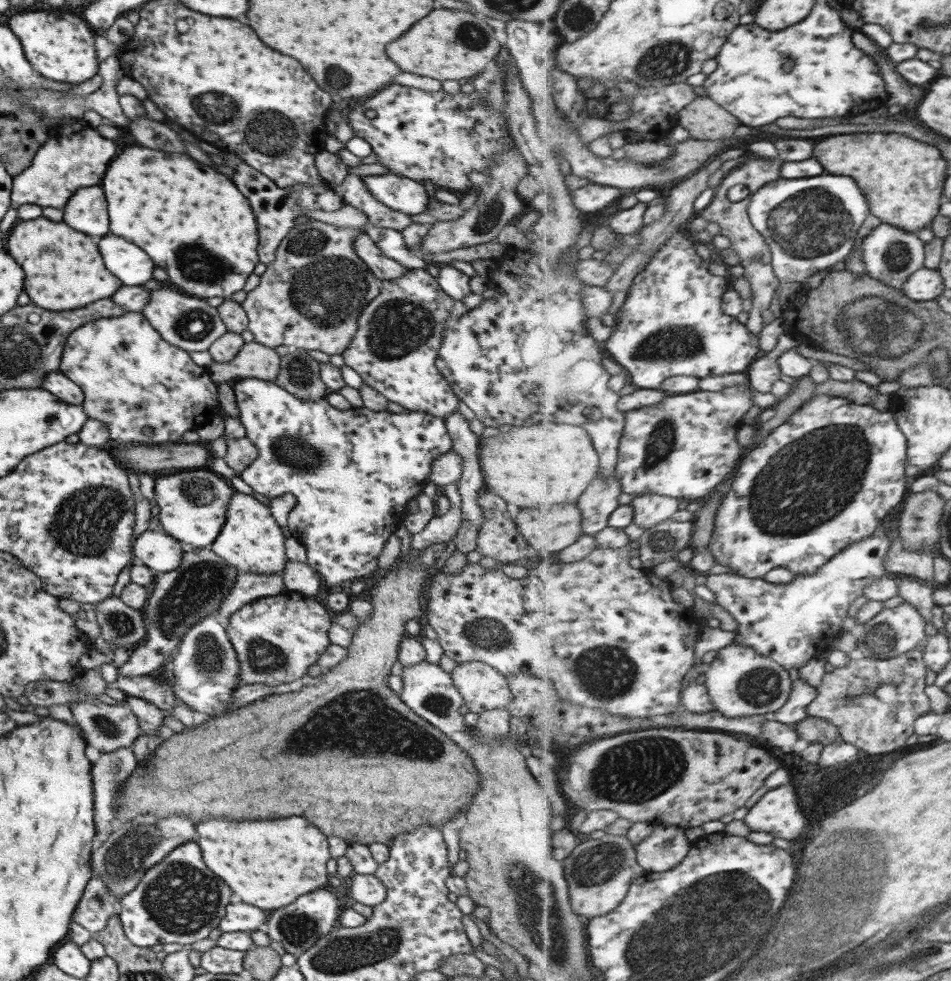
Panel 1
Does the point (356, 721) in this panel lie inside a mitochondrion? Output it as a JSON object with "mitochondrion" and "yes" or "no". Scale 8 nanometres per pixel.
{"mitochondrion":"yes"}

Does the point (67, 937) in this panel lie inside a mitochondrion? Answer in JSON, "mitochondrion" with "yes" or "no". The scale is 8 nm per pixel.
{"mitochondrion":"no"}

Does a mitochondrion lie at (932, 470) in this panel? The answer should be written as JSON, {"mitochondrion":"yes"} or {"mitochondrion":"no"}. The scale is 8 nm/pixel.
{"mitochondrion":"no"}

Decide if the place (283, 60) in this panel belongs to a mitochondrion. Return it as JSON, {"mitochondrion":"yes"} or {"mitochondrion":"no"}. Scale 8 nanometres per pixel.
{"mitochondrion":"no"}

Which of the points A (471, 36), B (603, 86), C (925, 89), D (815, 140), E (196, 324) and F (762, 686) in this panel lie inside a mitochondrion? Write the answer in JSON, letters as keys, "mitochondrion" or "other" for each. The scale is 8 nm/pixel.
{"A":"mitochondrion","B":"other","C":"other","D":"other","E":"mitochondrion","F":"mitochondrion"}

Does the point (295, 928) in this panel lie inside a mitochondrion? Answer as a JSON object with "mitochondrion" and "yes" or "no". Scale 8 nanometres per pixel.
{"mitochondrion":"yes"}

